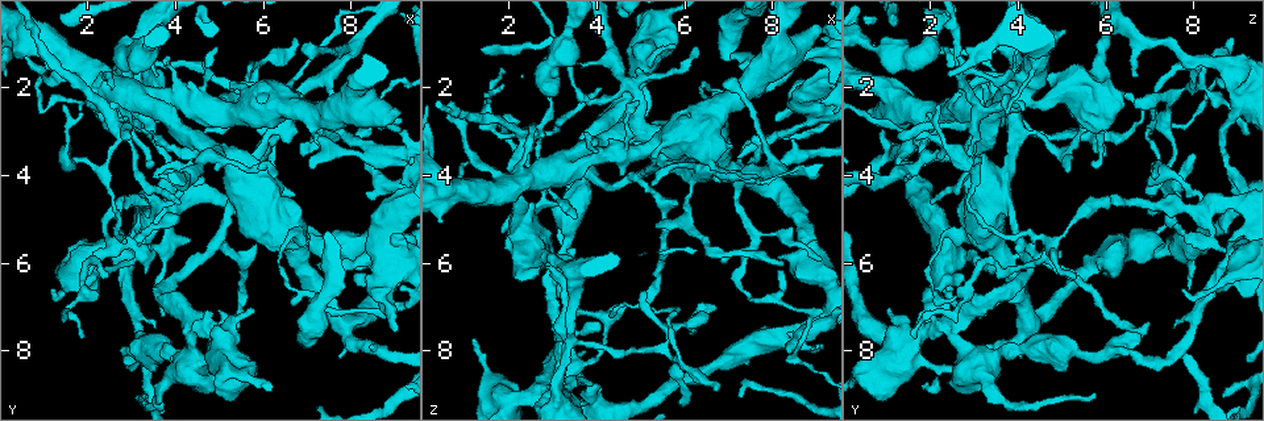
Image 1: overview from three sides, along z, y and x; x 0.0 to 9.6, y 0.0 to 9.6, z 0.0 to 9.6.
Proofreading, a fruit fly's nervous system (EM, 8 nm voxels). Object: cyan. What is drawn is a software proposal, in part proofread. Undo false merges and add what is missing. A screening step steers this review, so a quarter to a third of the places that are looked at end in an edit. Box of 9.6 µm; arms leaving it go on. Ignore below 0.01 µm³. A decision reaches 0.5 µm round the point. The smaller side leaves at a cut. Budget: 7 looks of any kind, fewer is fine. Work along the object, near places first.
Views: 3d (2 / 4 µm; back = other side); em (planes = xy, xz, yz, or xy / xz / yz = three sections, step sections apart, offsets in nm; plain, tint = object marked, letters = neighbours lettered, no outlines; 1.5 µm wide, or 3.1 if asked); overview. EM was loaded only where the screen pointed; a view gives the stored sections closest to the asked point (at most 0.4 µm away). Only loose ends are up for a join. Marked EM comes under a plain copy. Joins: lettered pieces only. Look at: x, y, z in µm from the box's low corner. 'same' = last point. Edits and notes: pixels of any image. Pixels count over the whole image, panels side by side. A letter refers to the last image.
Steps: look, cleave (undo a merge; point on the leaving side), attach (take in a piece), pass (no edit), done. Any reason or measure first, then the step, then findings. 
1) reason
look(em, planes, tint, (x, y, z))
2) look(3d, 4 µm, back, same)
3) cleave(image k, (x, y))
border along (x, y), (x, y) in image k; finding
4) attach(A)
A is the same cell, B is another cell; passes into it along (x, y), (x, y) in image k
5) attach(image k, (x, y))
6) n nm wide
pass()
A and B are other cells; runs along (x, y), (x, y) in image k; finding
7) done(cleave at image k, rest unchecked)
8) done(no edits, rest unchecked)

free end
look(em, planes, tint, (3.15, 7.80, 6.80))

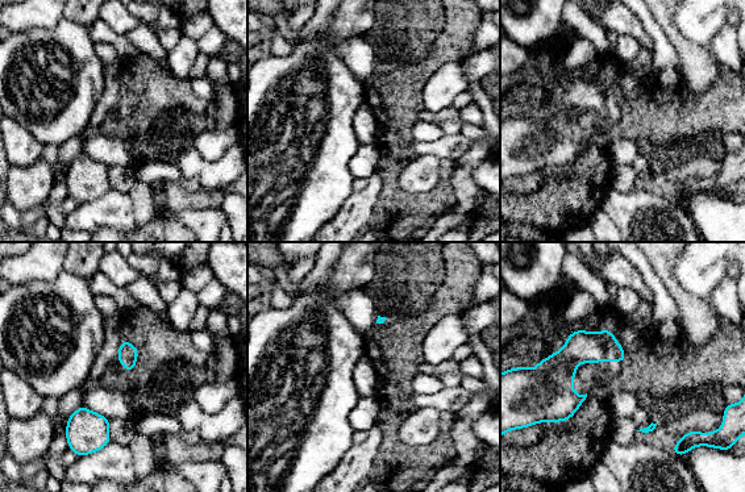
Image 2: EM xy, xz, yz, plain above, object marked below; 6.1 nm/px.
look(em, planes, letters, same)

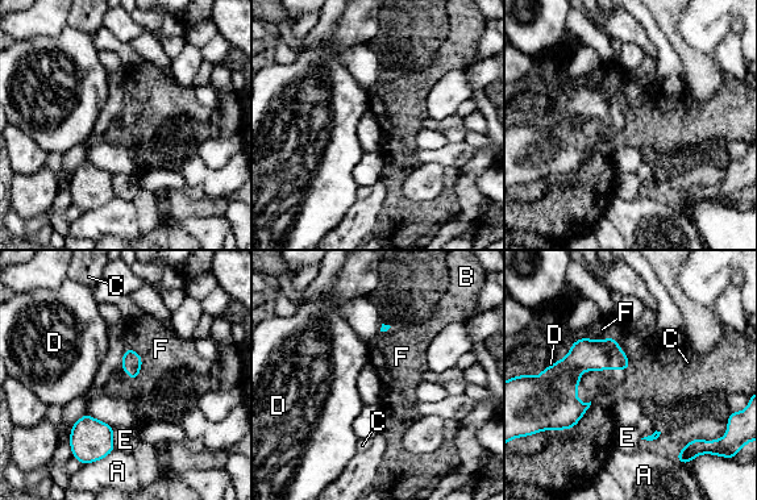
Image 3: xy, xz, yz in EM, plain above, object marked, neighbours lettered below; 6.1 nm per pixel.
pass()
A, B, C, D, E and F are other cells; runs along (611, 341), (566, 378), (566, 421) in image 3; no lettered piece goes on from it

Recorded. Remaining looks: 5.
sudden change in width
look(3d, 4 µm, (3.05, 3.05, 5.85))

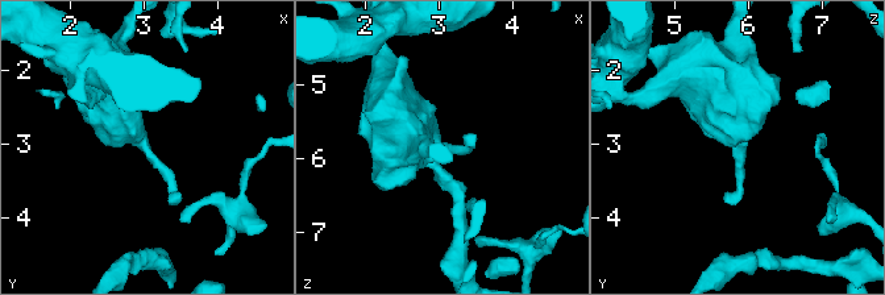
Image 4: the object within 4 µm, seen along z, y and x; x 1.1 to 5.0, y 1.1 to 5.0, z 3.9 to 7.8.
look(em, planes, letters, (3.00, 3.05, 5.85))

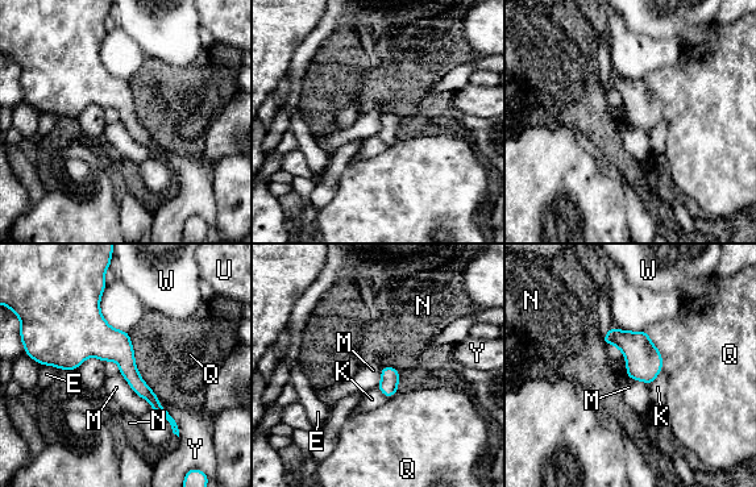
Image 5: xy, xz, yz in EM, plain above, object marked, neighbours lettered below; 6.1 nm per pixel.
110 nm wide
pass()
E, K, M, N, Q, U, W and Y are other cells; border along (120, 373), (131, 388), (142, 399) in image 5; all the same neuron

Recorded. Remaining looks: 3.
an open end
look(em, planes, letters, (3.75, 2.35, 3.95))

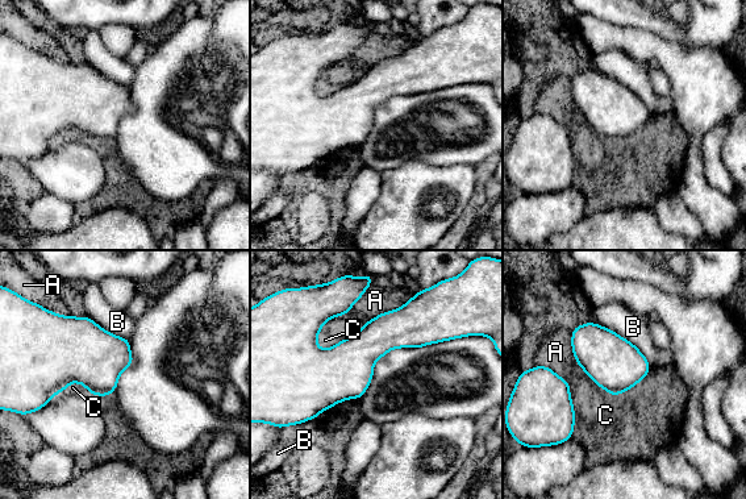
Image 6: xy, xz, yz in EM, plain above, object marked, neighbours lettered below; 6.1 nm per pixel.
B touches over 440 nm
pass()
A, B and C are other cells; no lettered piece goes on from it

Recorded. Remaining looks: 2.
done(no edits, rest unchecked)

